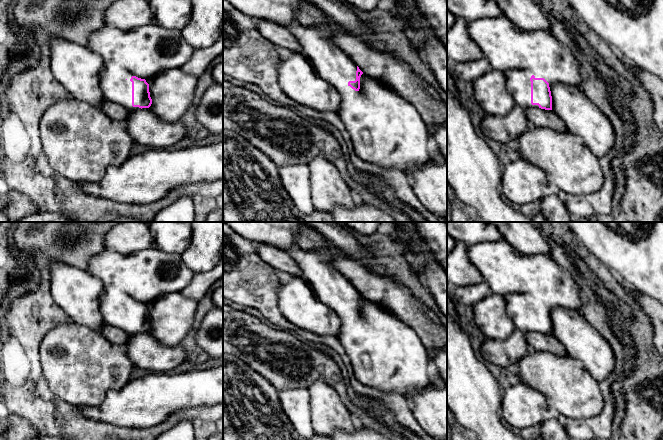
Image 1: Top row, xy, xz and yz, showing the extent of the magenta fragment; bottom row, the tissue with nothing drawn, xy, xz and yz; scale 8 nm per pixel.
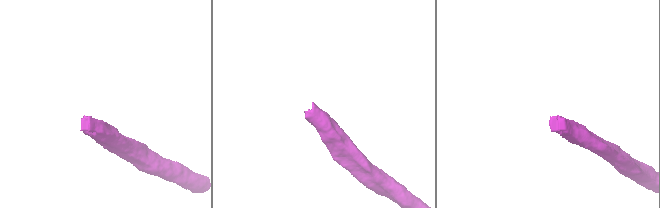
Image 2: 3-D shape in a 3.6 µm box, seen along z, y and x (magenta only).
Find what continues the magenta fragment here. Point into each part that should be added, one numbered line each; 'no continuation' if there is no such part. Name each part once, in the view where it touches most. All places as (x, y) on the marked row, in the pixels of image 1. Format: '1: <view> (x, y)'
1: yz (518, 54)

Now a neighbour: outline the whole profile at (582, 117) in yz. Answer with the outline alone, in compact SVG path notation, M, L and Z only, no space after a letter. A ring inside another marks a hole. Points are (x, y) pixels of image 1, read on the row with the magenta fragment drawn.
M565 83L549 84L552 111L565 123L567 130L583 140L598 158L606 156L615 143L615 131L608 117L576 86Z

